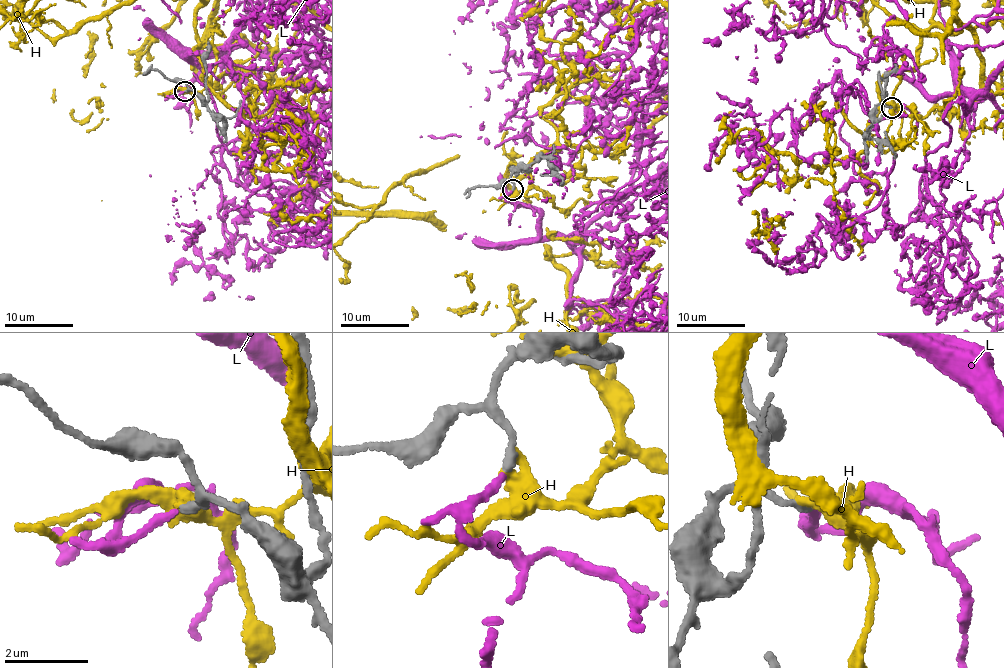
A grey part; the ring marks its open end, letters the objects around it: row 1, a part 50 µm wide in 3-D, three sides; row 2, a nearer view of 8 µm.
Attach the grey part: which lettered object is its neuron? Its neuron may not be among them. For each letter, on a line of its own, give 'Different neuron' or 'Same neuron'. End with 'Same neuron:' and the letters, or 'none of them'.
H: Different neuron
L: Same neuron
Same neuron: L

